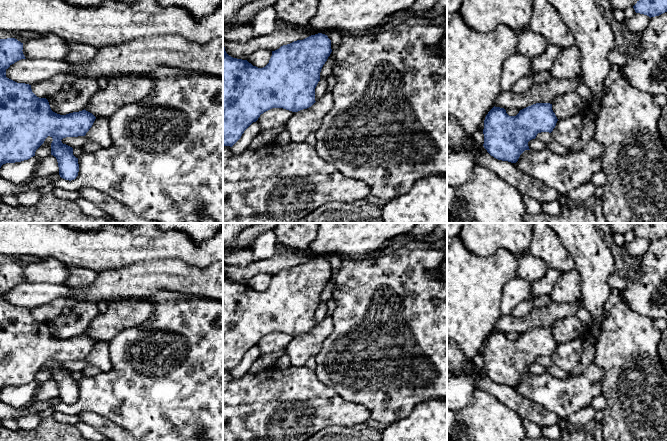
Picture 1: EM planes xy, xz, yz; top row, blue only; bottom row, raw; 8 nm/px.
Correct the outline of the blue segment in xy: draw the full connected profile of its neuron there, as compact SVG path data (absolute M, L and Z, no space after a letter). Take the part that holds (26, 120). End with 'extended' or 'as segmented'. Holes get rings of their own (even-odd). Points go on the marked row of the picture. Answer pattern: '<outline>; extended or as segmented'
M15 38L0 39L0 168L3 164L21 162L35 156L36 150L50 136L53 139L51 155L57 159L60 177L69 181L74 180L79 172L78 158L73 155L73 148L63 144L61 140L66 137L85 136L96 117L85 109L66 115L57 114L51 110L46 98L39 98L32 92L31 85L17 83L7 78L6 70L15 62L26 59L22 50L23 43Z; as segmented

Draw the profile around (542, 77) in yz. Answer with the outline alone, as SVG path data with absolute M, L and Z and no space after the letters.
M542 71L542 72L533 74L532 76L536 84L546 83L552 79L552 75L549 71Z

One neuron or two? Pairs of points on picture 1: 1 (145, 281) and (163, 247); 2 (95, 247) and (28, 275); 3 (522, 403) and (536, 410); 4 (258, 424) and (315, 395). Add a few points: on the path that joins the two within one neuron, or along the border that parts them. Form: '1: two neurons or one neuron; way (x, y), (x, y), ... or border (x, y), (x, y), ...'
1: two neurons; border (181, 259), (140, 260), (134, 264)
2: two neurons; border (40, 258), (55, 258), (67, 264)
3: one neuron; way (525, 406), (529, 410), (533, 410)
4: one neuron; way (272, 412), (284, 406), (301, 405)

